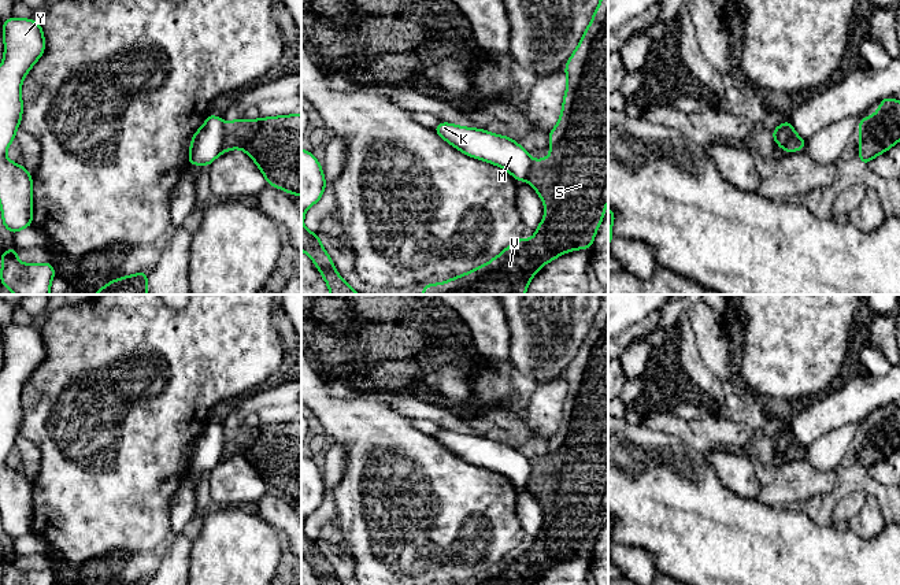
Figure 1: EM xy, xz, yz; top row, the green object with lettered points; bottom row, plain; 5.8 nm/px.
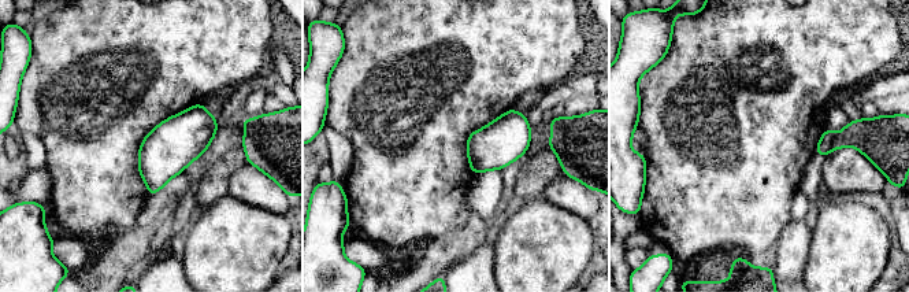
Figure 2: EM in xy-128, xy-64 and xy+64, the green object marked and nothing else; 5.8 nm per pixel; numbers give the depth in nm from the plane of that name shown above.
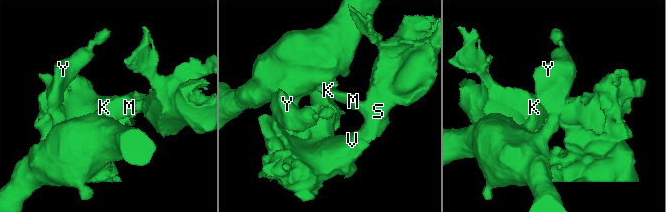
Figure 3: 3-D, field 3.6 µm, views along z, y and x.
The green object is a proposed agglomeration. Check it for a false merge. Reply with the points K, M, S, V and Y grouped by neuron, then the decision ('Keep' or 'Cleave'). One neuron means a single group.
Groups: K M Y / S V. Cleave

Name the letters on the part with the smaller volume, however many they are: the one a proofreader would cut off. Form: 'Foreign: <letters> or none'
Foreign: S, V

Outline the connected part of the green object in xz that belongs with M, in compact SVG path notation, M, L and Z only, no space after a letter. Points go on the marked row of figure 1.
M441 122L433 130L464 155L496 164L516 181L526 181L533 160L512 138L448 122Z

